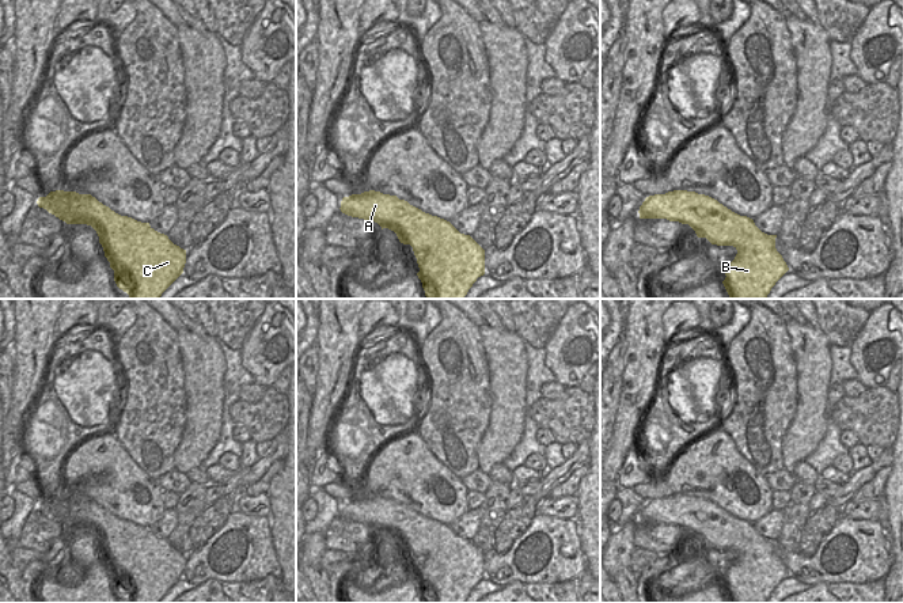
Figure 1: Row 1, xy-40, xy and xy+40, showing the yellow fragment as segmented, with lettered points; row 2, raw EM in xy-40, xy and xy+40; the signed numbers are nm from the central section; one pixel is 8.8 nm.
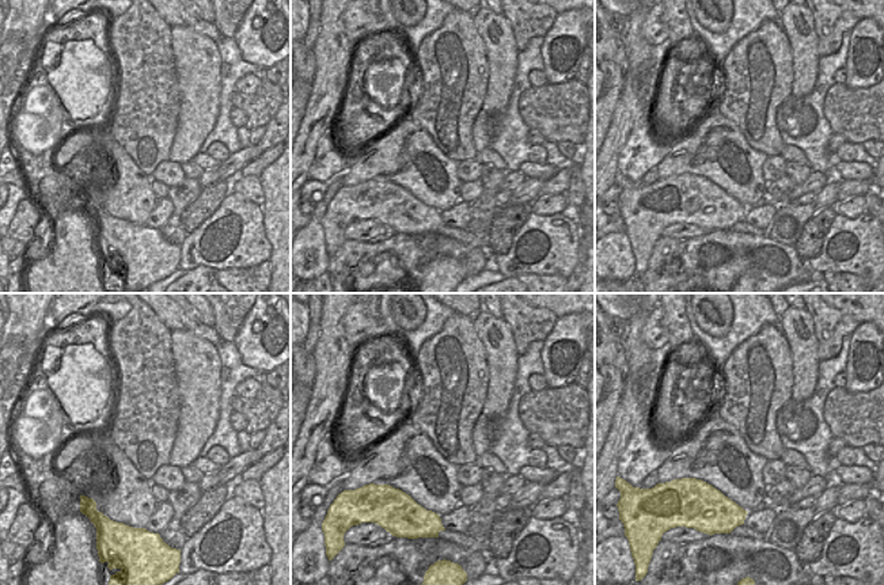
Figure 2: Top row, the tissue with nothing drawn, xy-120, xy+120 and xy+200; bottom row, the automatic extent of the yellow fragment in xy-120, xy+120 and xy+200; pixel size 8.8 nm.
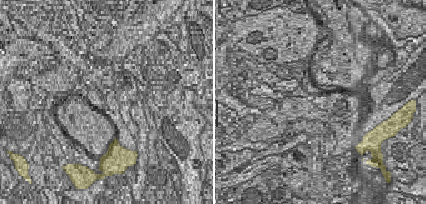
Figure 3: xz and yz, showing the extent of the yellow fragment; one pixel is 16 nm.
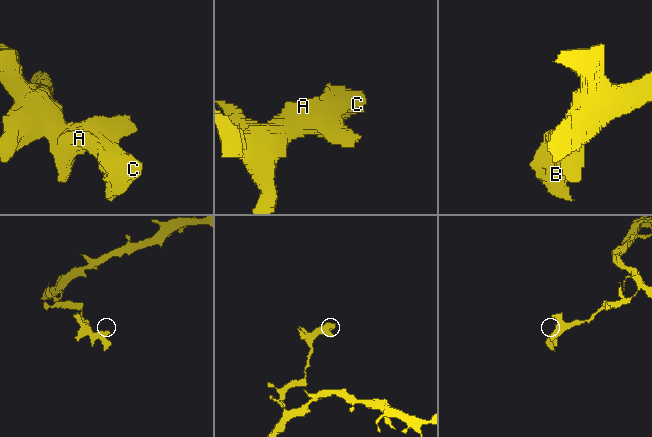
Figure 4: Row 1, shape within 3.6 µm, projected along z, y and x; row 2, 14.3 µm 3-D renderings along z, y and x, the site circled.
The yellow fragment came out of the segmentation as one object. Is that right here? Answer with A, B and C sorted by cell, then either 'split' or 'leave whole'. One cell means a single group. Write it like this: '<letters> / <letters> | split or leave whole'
A B C | leave whole

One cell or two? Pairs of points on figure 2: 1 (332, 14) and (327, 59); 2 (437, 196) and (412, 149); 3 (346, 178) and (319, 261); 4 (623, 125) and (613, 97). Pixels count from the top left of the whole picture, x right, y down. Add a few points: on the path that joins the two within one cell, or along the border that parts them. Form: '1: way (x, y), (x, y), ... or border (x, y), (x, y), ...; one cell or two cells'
1: way (332, 25), (332, 48); one cell
2: way (427, 185), (412, 162); one cell
3: border (340, 177), (344, 185); two cells
4: border (623, 72), (623, 86), (609, 128); two cells

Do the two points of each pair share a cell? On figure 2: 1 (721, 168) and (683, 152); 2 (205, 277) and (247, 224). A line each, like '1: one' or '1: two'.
1: one
2: two

